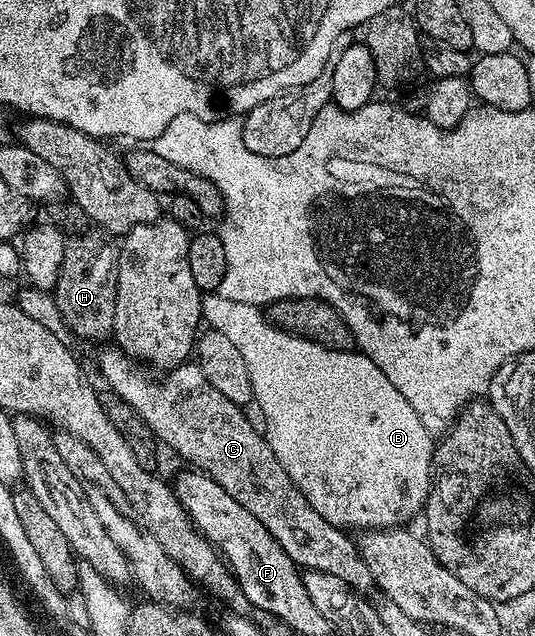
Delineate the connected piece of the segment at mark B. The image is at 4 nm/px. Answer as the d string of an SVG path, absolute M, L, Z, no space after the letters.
M208 293L203 296L200 314L203 322L211 330L226 333L226 337L230 337L230 341L238 348L238 353L242 353L242 361L246 361L246 369L250 373L250 385L255 406L260 406L260 411L264 414L262 434L267 439L270 449L274 449L274 457L278 457L278 461L282 461L282 469L286 469L286 473L290 473L290 481L294 481L294 485L298 485L301 493L308 498L308 504L323 519L341 529L352 529L348 527L387 529L407 524L407 519L412 519L415 515L417 518L423 512L424 504L428 502L428 491L436 488L441 473L438 462L432 460L432 452L440 453L444 443L451 438L452 432L459 427L460 415L449 419L448 424L445 424L444 428L440 428L440 431L428 431L426 425L422 425L422 421L418 421L418 413L414 413L410 401L406 401L406 397L402 397L402 393L398 393L398 389L394 389L390 377L386 377L386 373L382 373L382 369L378 369L378 365L374 365L374 361L370 361L368 355L356 349L335 351L329 347L318 345L314 341L300 339L297 335L288 335L268 322L267 314L254 305L242 305L242 301L230 301L230 297L222 297L218 293Z

